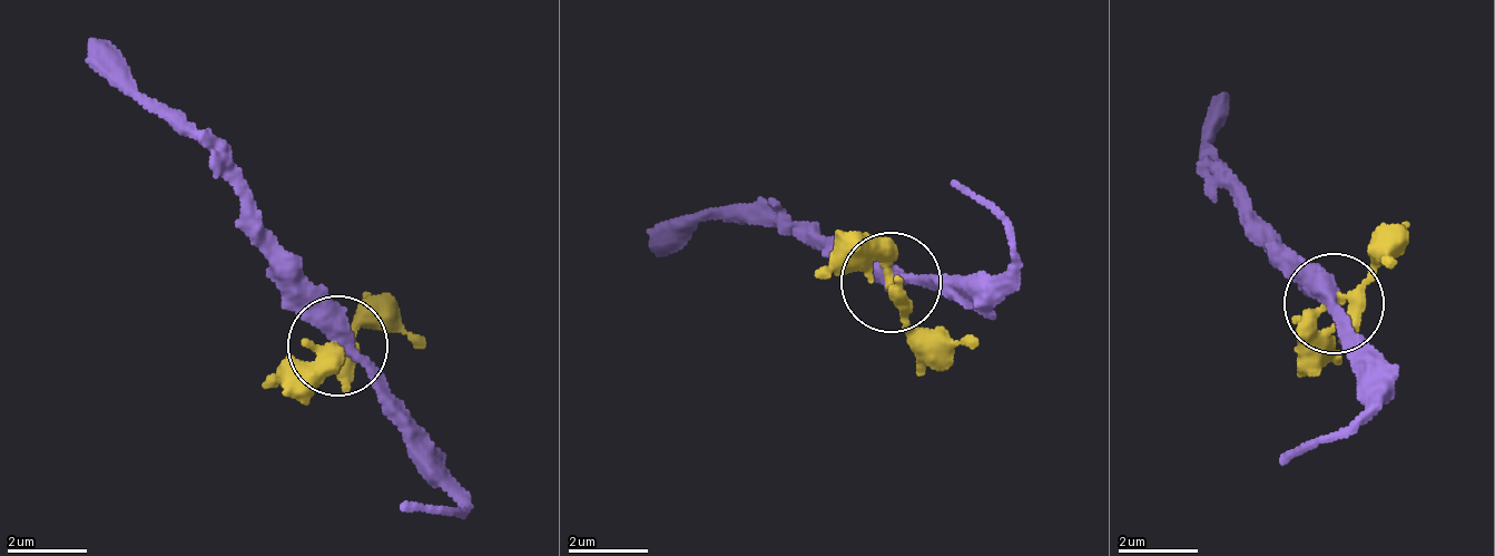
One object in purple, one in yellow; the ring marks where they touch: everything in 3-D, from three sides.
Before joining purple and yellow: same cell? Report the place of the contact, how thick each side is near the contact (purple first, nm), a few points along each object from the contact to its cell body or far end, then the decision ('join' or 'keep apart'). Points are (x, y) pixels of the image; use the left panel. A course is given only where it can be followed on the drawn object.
(337, 345) | 400/280 nm | purple via (335, 344), (203, 148), (112, 59), (92, 46) | yellow via (335, 344), (366, 327), (426, 351) | keep apart

